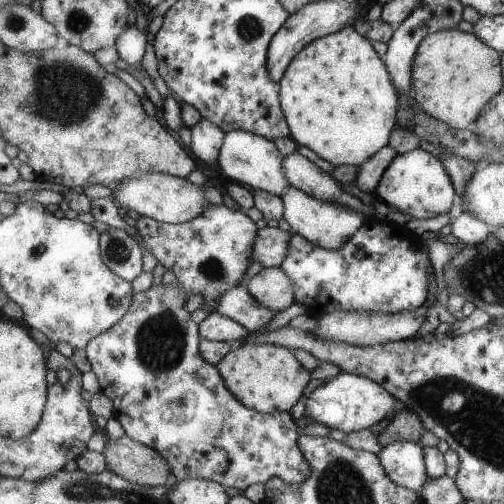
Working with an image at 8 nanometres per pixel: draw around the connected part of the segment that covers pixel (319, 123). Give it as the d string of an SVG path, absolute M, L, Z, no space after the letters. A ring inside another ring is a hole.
M352 25L339 30L339 32L318 38L297 54L288 66L288 72L285 73L281 82L278 83L279 86L281 86L281 90L279 90L279 104L281 104L281 108L283 108L285 120L287 120L287 124L289 124L289 130L292 130L292 137L298 142L299 146L306 146L315 152L320 158L328 161L333 166L352 164L359 168L376 152L379 152L379 150L384 149L390 144L393 129L399 124L398 112L400 109L400 100L398 90L394 85L392 75L390 74L384 59L384 56L379 56L379 54L377 54L377 50L373 48L373 44L369 42L369 39L361 36Z

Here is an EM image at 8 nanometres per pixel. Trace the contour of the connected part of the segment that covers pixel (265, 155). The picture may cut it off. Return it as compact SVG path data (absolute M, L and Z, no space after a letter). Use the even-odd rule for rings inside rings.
M237 129L226 133L218 158L219 168L231 182L237 182L252 190L261 189L282 197L292 182L284 169L284 154L276 142L267 137Z

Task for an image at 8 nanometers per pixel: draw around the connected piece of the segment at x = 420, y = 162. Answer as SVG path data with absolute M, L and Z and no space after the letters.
M423 147L398 154L385 171L376 190L376 197L391 209L420 219L448 213L453 206L455 194L457 194L456 186L443 160L427 152Z

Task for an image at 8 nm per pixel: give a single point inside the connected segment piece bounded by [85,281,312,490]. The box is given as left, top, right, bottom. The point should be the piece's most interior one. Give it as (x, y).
(168, 397)

